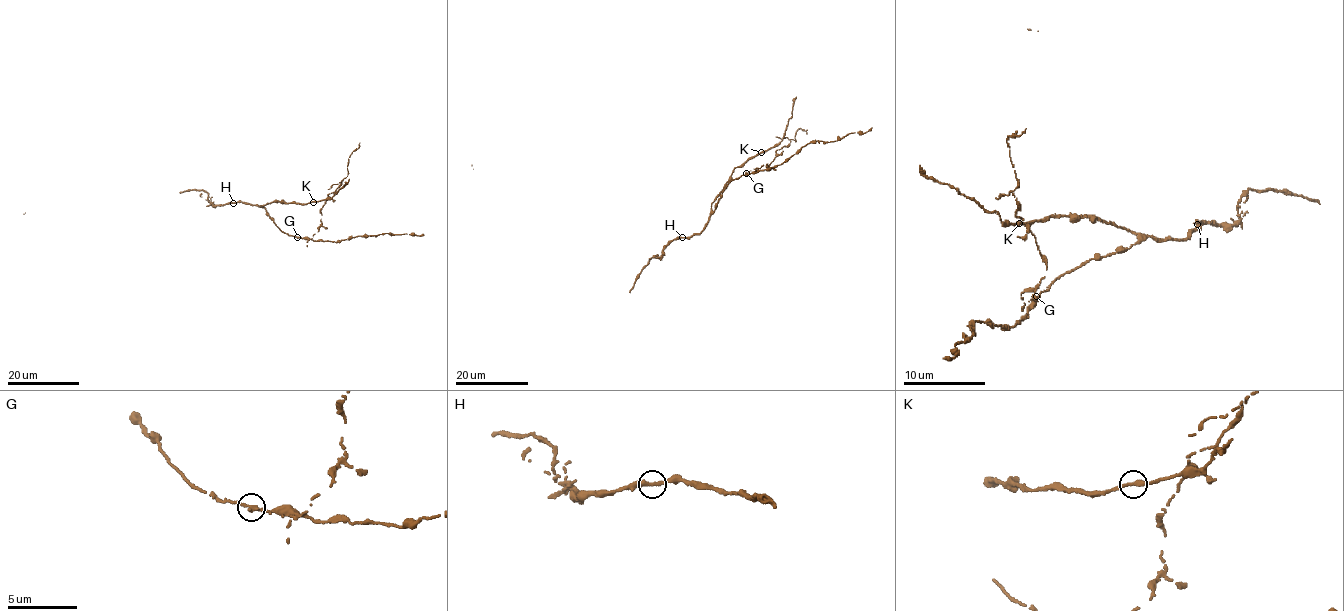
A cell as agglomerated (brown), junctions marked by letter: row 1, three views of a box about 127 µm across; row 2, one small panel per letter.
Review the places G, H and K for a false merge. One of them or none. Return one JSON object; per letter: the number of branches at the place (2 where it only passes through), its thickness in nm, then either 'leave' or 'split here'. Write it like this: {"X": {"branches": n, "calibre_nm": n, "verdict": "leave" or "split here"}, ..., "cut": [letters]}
{"G": {"branches": 2, "calibre_nm": 320, "verdict": "split here"}, "H": {"branches": 2, "calibre_nm": 280, "verdict": "leave"}, "K": {"branches": 2, "calibre_nm": 340, "verdict": "leave"}, "cut": ["G"]}

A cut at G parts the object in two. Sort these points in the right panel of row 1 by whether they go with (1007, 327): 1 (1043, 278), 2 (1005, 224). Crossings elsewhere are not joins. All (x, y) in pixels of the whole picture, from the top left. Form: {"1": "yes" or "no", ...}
{"1": "no", "2": "yes"}

